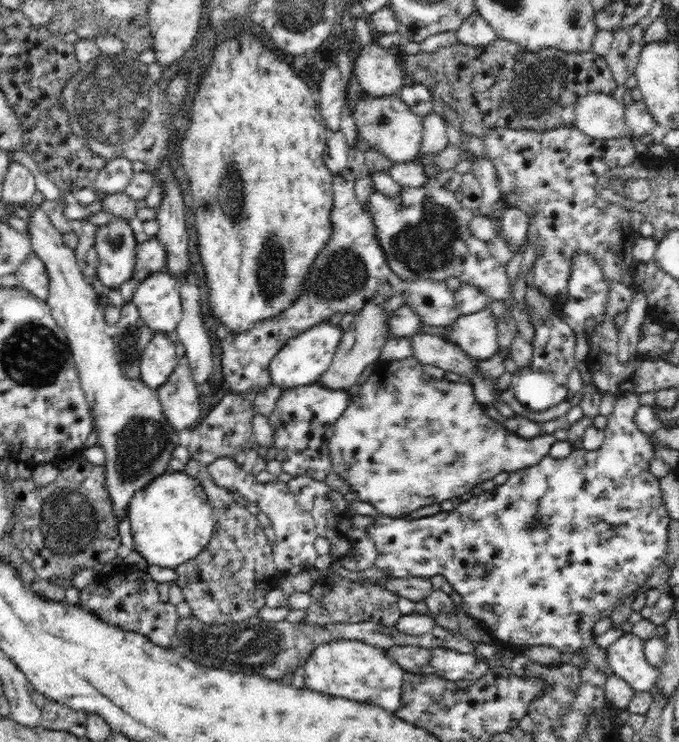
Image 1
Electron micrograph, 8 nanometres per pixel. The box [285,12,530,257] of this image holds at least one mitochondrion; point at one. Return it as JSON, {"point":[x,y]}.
{"point":[382,120]}

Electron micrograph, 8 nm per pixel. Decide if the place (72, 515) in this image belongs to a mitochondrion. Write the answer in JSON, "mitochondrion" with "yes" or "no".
{"mitochondrion":"yes"}

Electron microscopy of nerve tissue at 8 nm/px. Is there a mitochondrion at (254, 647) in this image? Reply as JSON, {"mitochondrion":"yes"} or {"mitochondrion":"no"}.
{"mitochondrion":"yes"}

